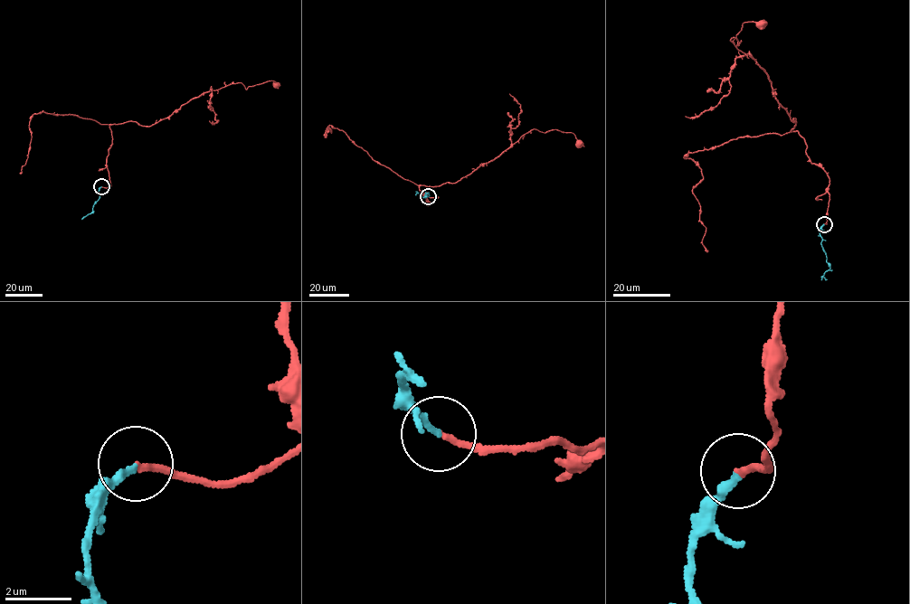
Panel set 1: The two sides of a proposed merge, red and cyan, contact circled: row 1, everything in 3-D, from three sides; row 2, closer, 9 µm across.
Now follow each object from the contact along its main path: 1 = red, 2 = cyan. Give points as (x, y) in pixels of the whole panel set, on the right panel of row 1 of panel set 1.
1: (824, 224), (829, 177), (792, 131), (795, 118), (764, 70), (730, 40), (738, 44), (744, 23), (761, 25)
2: (824, 224), (819, 236), (829, 268), (823, 276), (827, 279)

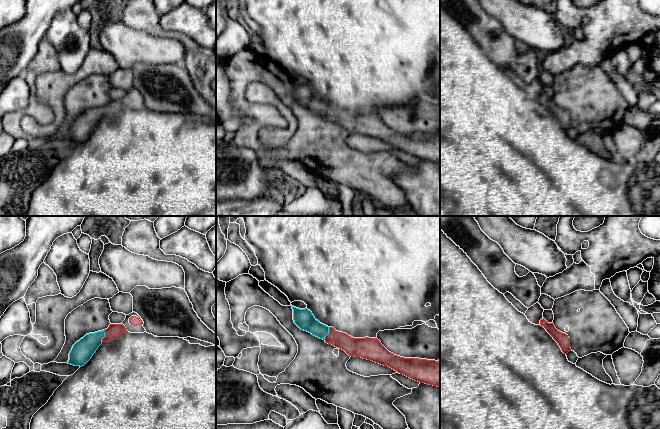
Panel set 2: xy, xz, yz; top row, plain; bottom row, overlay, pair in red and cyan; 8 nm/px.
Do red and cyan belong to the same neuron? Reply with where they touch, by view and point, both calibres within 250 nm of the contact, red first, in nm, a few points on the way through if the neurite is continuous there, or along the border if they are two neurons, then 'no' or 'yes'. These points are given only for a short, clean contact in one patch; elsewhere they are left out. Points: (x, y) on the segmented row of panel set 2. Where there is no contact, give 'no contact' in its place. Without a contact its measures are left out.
meets red in xz at (329, 333); 150 nm thick on the red side, 160 nm on the other; runs through xz (356, 347), (333, 337), (329, 333), (315, 328), (303, 318); yes

